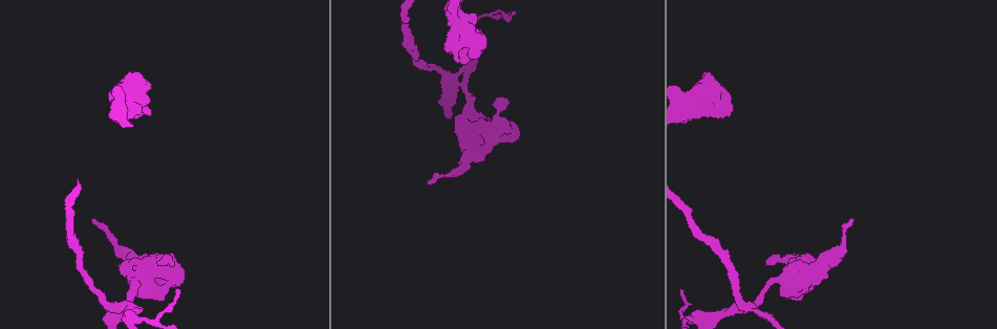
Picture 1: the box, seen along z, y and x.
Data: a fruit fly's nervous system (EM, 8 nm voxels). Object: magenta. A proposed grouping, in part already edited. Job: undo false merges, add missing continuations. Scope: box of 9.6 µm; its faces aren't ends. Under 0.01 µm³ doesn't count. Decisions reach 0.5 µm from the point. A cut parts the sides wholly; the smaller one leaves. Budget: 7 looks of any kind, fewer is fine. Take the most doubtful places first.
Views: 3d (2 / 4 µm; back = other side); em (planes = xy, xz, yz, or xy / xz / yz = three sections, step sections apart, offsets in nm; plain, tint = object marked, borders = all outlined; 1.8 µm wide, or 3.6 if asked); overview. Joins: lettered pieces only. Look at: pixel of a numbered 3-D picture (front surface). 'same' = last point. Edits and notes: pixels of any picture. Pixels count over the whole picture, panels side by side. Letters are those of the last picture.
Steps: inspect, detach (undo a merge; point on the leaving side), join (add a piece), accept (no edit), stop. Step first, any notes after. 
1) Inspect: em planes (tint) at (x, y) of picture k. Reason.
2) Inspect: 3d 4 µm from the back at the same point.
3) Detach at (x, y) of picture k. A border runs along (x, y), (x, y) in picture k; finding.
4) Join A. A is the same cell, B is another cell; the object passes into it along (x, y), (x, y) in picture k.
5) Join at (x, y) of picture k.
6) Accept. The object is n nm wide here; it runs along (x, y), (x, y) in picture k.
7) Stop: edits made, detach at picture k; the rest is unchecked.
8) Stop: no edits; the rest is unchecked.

Inspect: em planes (borders) at (467, 161) of picture 1. Small branch off a trunk.

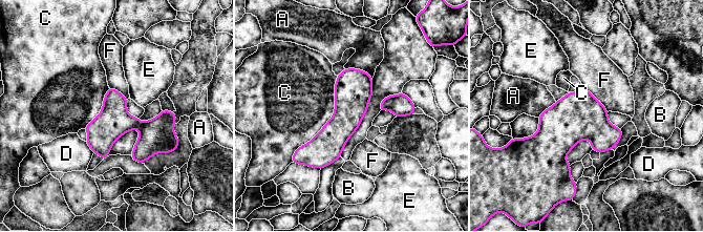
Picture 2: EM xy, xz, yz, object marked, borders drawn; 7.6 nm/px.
Accept. A, B, C, D, E and F are other cells; a border runs along (338, 76), (334, 114), (292, 156) in picture 2; one neuron here.

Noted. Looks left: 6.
Inspect: em planes (borders) at (481, 45) of picture 1. Stops while still wide.

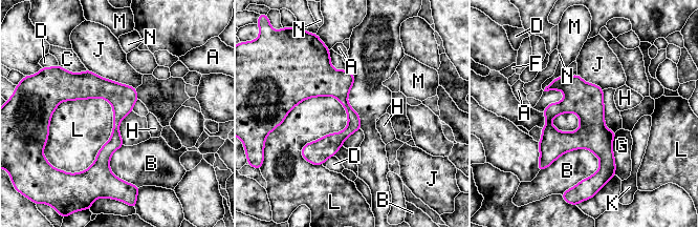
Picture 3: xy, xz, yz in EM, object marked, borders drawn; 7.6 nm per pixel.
Accept. A, B, C, D, F, G, H, J, K, L, M and N are other cells; a border runs along (104, 98), (110, 139), (71, 173) in picture 3; none of them fits.

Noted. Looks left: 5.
Stop: no edits; the rest is unchecked.

